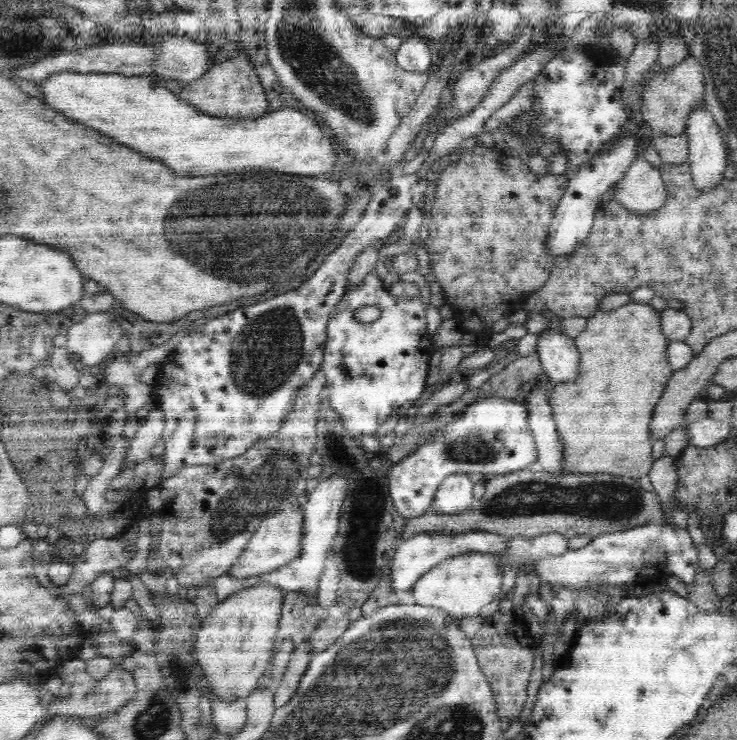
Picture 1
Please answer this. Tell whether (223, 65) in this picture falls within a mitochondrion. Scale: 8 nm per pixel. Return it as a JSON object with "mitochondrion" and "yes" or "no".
{"mitochondrion":"no"}

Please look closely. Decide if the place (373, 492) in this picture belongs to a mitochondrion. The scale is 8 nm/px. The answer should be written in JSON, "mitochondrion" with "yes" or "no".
{"mitochondrion":"yes"}

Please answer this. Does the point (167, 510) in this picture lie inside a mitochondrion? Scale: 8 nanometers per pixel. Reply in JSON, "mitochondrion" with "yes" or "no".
{"mitochondrion":"no"}

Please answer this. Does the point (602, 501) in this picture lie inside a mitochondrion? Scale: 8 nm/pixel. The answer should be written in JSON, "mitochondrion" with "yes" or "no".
{"mitochondrion":"yes"}

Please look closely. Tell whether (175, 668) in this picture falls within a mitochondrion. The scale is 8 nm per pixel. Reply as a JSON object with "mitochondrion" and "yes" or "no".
{"mitochondrion":"yes"}

